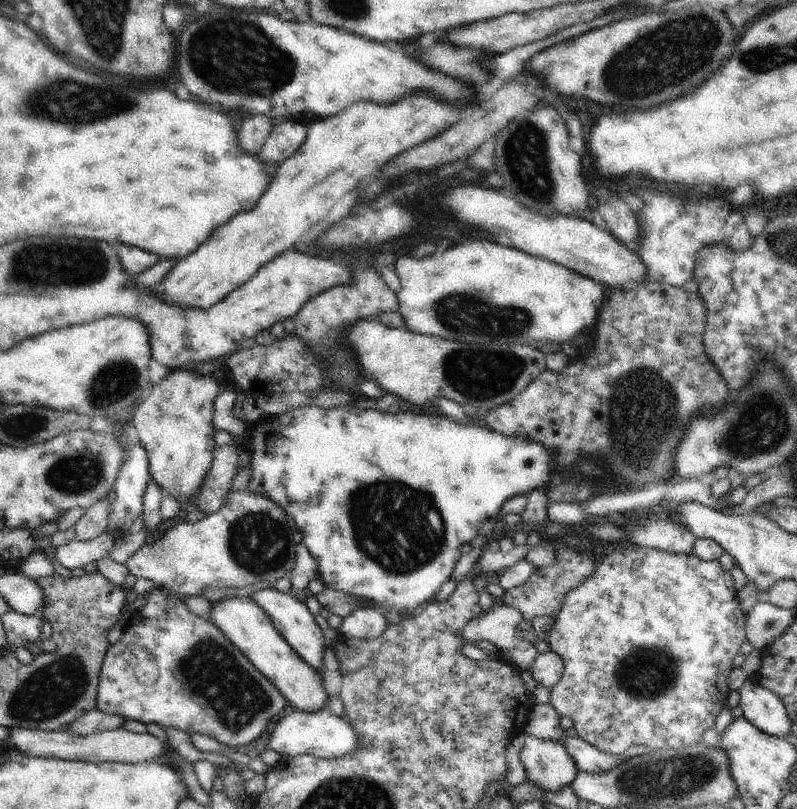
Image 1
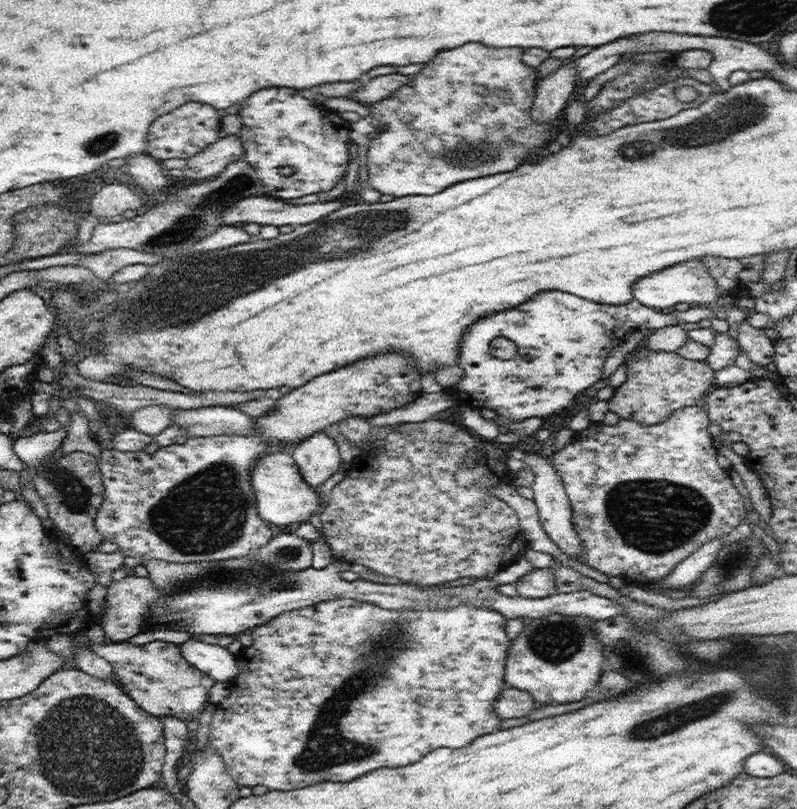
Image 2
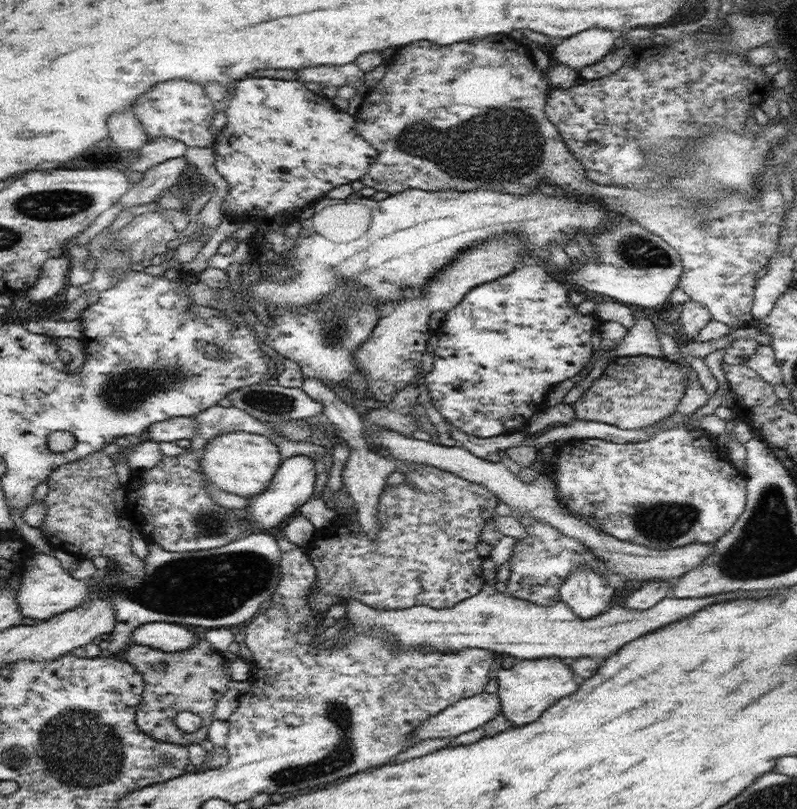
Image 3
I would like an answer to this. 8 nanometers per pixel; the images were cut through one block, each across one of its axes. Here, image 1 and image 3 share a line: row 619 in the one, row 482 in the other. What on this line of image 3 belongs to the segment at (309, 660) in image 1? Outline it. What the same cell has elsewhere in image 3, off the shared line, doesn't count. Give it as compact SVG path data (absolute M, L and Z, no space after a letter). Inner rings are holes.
M292 456L283 460L266 490L260 492L259 496L247 499L248 508L241 511L244 520L254 529L266 532L276 527L288 514L298 513L299 508L311 499L317 472L317 463L308 456Z

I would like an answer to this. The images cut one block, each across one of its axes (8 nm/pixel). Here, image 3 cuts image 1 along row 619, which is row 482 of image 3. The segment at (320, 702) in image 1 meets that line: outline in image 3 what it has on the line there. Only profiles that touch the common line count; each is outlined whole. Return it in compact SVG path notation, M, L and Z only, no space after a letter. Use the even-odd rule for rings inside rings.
M236 431L214 436L199 453L201 474L221 490L244 496L259 496L270 485L283 461L275 442L267 436Z

